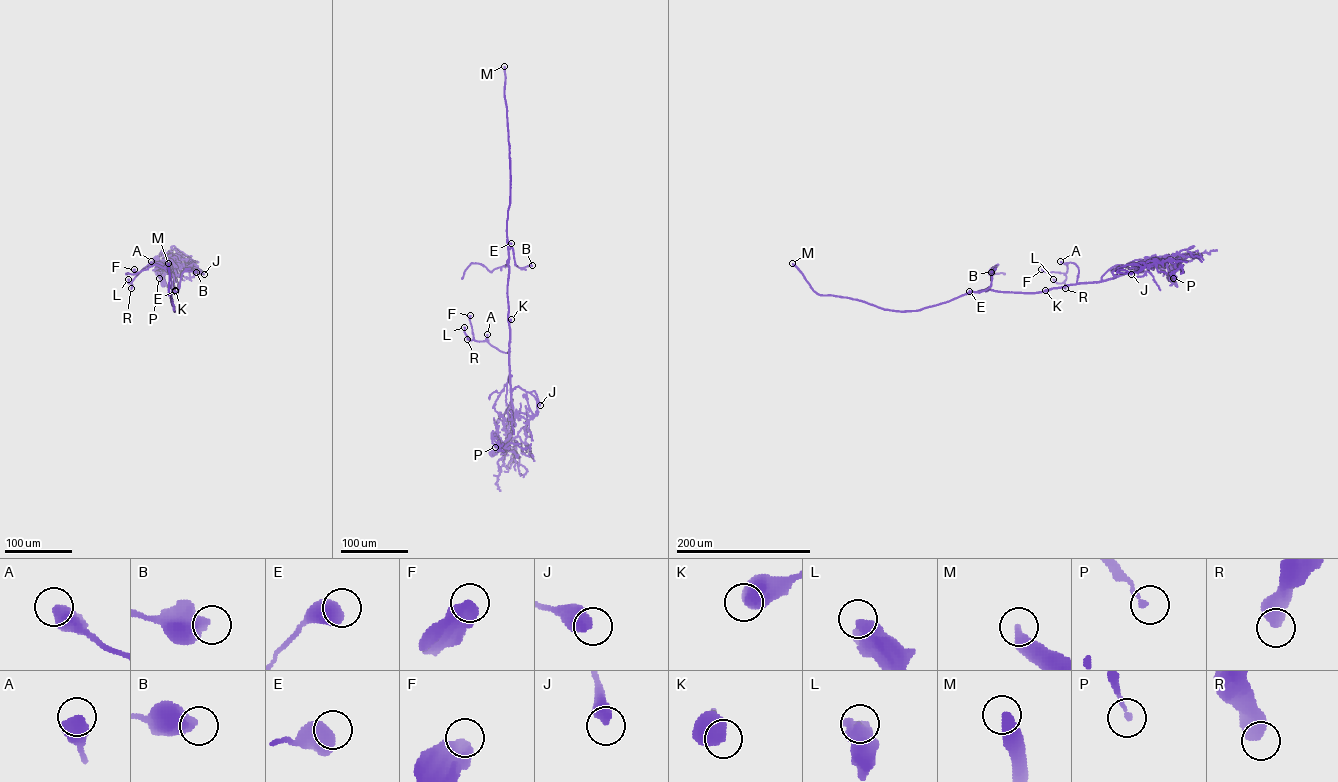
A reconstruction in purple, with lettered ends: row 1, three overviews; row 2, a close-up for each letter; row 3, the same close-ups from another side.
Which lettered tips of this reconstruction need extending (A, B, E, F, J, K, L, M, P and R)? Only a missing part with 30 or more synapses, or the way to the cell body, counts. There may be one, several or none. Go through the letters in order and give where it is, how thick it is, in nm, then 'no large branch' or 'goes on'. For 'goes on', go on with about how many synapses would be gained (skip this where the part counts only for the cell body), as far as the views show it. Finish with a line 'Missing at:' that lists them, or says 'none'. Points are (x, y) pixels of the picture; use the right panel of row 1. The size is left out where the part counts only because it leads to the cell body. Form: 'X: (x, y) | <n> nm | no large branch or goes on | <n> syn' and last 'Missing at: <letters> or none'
A: (1060, 261) | 600 nm | no large branch
B: (991, 272) | 550 nm | no large branch
E: (969, 291) | 650 nm | no large branch
F: (1041, 269) | 500 nm | no large branch
J: (1131, 274) | 550 nm | no large branch
K: (1045, 290) | 700 nm | no large branch
L: (1053, 279) | 600 nm | no large branch
M: (792, 263) | 440 nm | goes on | 600 syn
P: (1173, 278) | 170 nm | no large branch
R: (1065, 288) | 600 nm | no large branch
Missing at: M

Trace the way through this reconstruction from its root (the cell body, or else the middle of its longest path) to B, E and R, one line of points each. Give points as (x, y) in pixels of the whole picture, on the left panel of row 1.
B: (156, 260), (162, 269), (175, 263), (178, 267), (171, 292), (172, 290), (177, 292), (183, 272), (196, 272)
E: (156, 260), (162, 269), (175, 263), (178, 267), (171, 292), (175, 291)
R: (156, 260), (162, 269), (175, 263), (178, 267), (173, 283), (170, 270), (153, 262), (135, 277), (131, 288)

